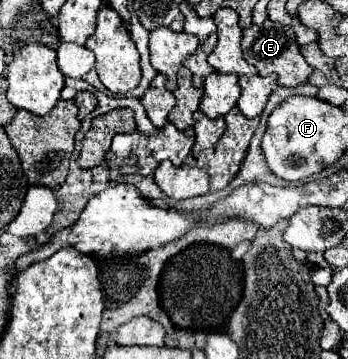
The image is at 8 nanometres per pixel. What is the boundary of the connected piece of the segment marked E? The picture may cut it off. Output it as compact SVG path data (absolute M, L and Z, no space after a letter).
M267 19L267 23L263 25L251 25L243 31L243 57L247 63L255 65L259 75L269 75L269 73L277 73L277 85L281 87L297 87L301 83L305 83L311 75L311 65L303 59L299 45L295 41L295 33L281 25L275 23L271 19Z

